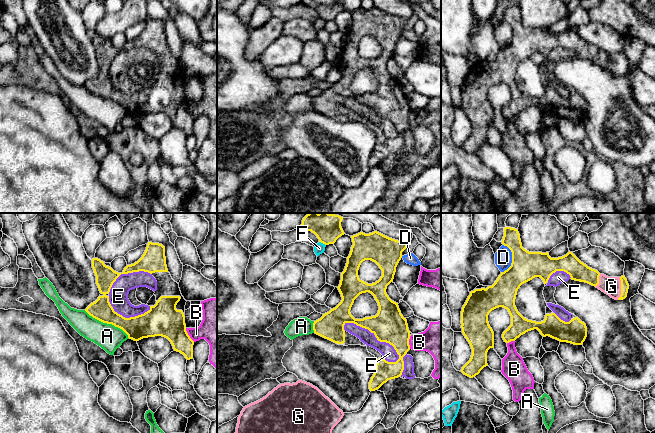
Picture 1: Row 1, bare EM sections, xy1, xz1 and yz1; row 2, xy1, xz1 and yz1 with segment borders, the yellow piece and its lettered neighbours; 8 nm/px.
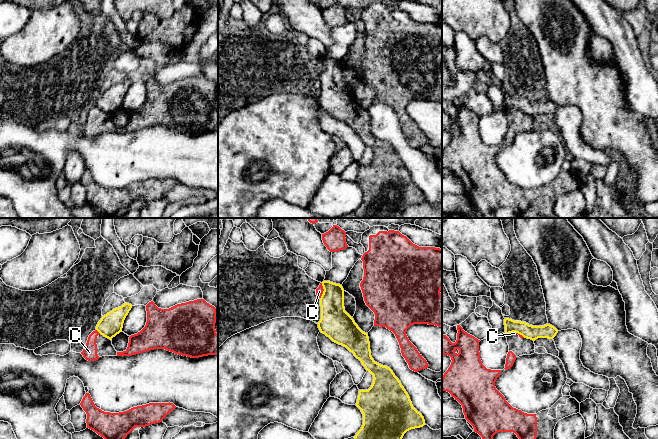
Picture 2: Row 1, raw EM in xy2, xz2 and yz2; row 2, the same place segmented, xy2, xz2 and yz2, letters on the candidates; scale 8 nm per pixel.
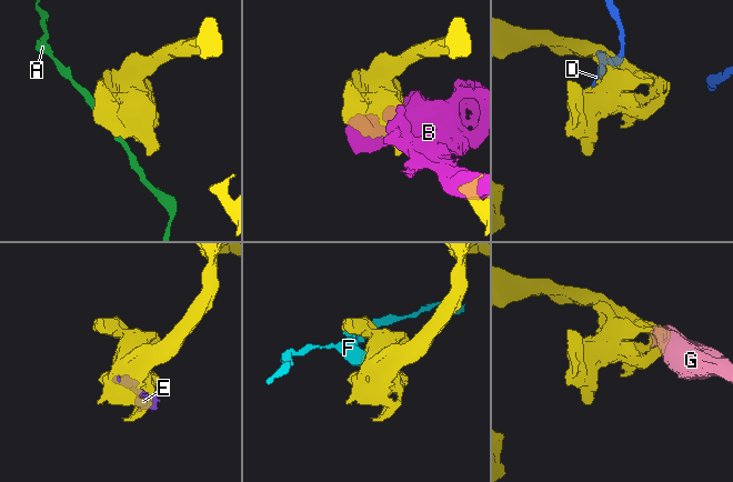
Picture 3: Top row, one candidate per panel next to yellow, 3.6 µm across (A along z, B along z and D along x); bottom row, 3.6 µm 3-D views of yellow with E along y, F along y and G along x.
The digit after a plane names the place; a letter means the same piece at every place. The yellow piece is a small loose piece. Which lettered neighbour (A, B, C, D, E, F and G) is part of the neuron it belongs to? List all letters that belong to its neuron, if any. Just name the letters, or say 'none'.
G

